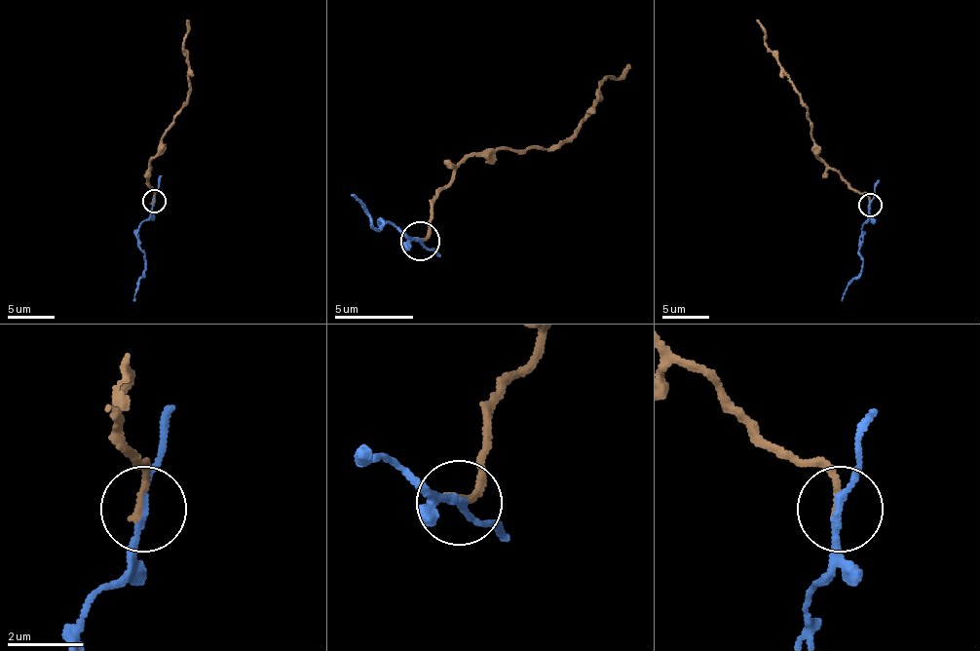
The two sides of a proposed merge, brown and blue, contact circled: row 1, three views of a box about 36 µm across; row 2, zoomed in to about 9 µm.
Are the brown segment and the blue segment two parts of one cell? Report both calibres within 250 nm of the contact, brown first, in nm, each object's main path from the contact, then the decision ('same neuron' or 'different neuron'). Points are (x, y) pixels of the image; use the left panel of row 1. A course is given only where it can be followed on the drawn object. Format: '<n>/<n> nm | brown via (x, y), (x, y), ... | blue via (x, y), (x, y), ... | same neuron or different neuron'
190/170 nm | brown via (154, 202), (147, 174), (164, 130), (183, 106), (188, 90), (189, 65), (183, 43), (188, 19) | blue via (154, 202), (151, 215), (139, 226), (136, 233), (144, 268), (132, 300) | different neuron

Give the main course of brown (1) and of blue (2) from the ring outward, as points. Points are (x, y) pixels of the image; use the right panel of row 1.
1: (869, 205), (865, 193), (858, 193), (817, 156), (808, 108), (801, 93), (765, 43), (764, 26), (756, 19)
2: (869, 205), (859, 251), (862, 270), (847, 287), (842, 300)

